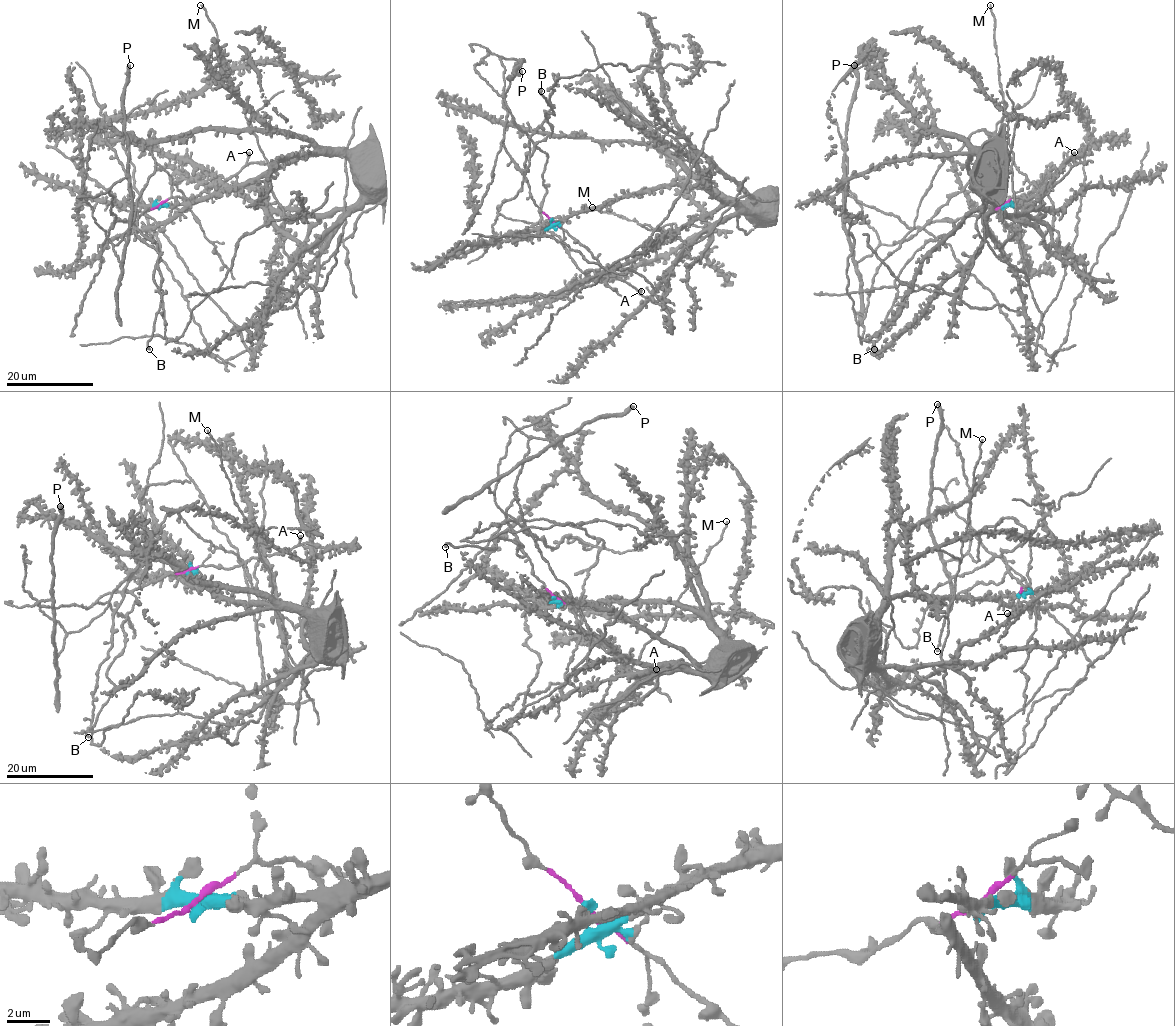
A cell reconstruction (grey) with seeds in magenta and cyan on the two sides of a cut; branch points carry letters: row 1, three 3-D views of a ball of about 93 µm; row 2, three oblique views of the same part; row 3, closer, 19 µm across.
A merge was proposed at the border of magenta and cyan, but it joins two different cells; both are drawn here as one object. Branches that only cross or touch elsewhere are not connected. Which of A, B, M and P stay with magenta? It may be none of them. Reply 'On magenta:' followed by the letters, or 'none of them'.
On magenta: A, B, P

